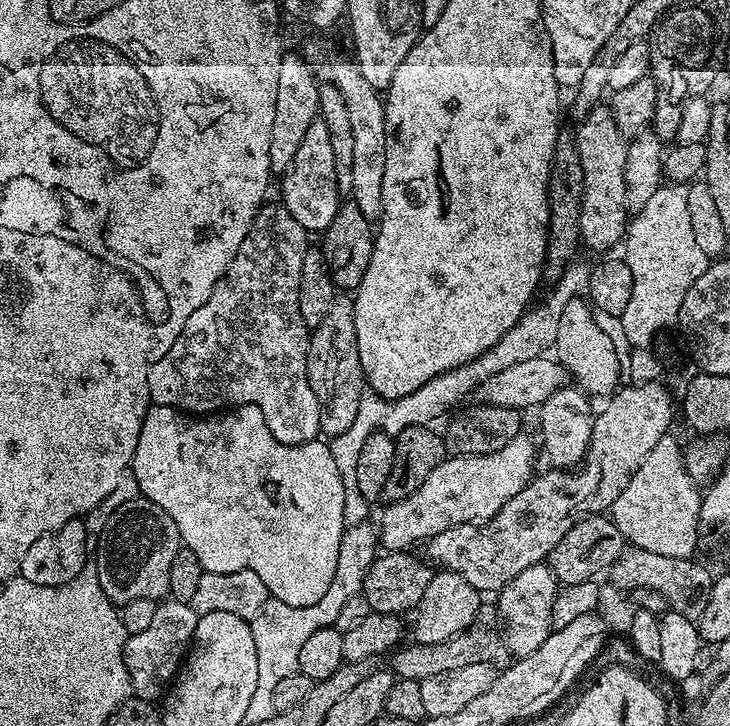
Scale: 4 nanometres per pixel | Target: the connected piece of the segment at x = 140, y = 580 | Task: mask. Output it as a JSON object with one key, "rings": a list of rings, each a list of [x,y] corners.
{"rings":[[[143,498],[122,502],[110,514],[97,540],[100,541],[94,544],[94,567],[98,583],[112,604],[123,606],[138,602],[138,598],[160,602],[168,596],[170,562],[174,562],[182,541],[174,518],[162,506]]]}

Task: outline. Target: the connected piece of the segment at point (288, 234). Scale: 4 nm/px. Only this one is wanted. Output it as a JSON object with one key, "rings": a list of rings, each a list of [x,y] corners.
{"rings":[[[268,202],[261,207],[242,242],[242,246],[238,246],[238,254],[234,254],[230,266],[224,271],[223,278],[214,286],[210,298],[202,306],[198,306],[198,310],[194,310],[194,314],[190,314],[190,318],[186,318],[186,326],[182,326],[182,330],[178,334],[174,349],[174,357],[176,356],[176,396],[172,396],[171,359],[159,360],[148,367],[148,399],[153,405],[170,406],[189,414],[215,414],[229,406],[253,404],[258,406],[258,410],[262,410],[262,418],[266,418],[266,426],[270,426],[270,434],[274,434],[274,438],[278,438],[278,442],[305,444],[321,435],[318,398],[310,386],[308,371],[306,370],[310,330],[306,326],[306,322],[302,322],[302,310],[298,310],[298,278],[302,278],[302,258],[306,258],[308,253],[310,247],[310,241],[308,240],[310,240],[309,233],[305,232],[302,226],[298,226],[298,222],[294,222],[290,210],[286,210],[283,203],[271,204],[271,202]]]}

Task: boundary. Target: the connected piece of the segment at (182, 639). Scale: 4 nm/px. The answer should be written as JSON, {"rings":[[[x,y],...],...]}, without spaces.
{"rings":[[[168,598],[157,603],[154,619],[124,642],[124,661],[132,679],[133,693],[141,700],[156,702],[163,697],[192,646],[198,617],[191,604]]]}

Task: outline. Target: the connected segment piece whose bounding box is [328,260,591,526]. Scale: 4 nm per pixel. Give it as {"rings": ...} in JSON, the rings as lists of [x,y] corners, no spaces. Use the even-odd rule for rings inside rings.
{"rings":[[[574,260],[564,268],[563,274],[552,285],[552,290],[545,296],[539,304],[529,307],[519,320],[490,350],[483,352],[478,358],[474,358],[468,364],[458,366],[449,372],[438,374],[430,378],[418,390],[406,394],[397,400],[373,399],[373,404],[361,402],[358,406],[358,418],[354,418],[354,423],[347,430],[342,430],[342,434],[331,437],[328,449],[330,454],[334,454],[334,463],[338,466],[338,474],[342,474],[342,490],[344,491],[344,501],[342,502],[342,514],[347,526],[358,526],[358,522],[369,519],[370,501],[362,498],[358,494],[358,482],[356,481],[356,471],[358,470],[358,453],[362,450],[362,445],[366,443],[366,438],[370,434],[385,432],[387,436],[393,438],[410,426],[431,425],[432,420],[436,420],[451,404],[456,403],[460,396],[464,396],[475,390],[484,379],[491,375],[498,374],[499,371],[507,370],[510,366],[516,366],[521,362],[531,360],[544,353],[547,353],[554,345],[558,330],[558,320],[561,318],[562,310],[574,300],[587,287],[591,267],[586,263]]]}

